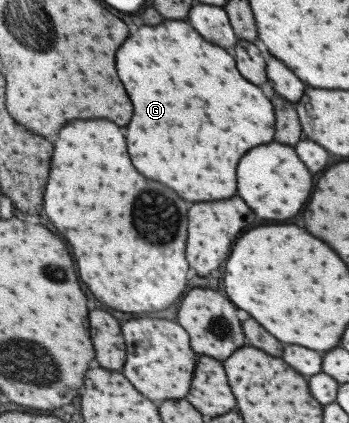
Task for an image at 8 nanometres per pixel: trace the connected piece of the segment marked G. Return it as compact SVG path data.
M163 22L163 24L157 24L157 26L141 26L141 28L137 28L117 48L117 52L115 52L115 70L117 70L117 76L119 76L121 84L125 86L125 92L129 96L131 104L133 104L133 116L131 116L131 122L127 124L127 132L125 132L127 152L131 156L131 164L137 168L139 174L143 174L145 178L161 182L163 186L167 186L173 192L177 192L179 198L183 198L183 200L189 200L189 202L211 202L211 200L231 198L235 194L235 166L237 166L239 158L249 148L273 140L273 110L271 110L271 102L261 94L261 90L257 86L249 84L247 80L243 80L237 74L235 62L233 62L233 58L227 52L223 52L221 48L201 40L193 32L193 28L189 24L185 24L185 22Z

